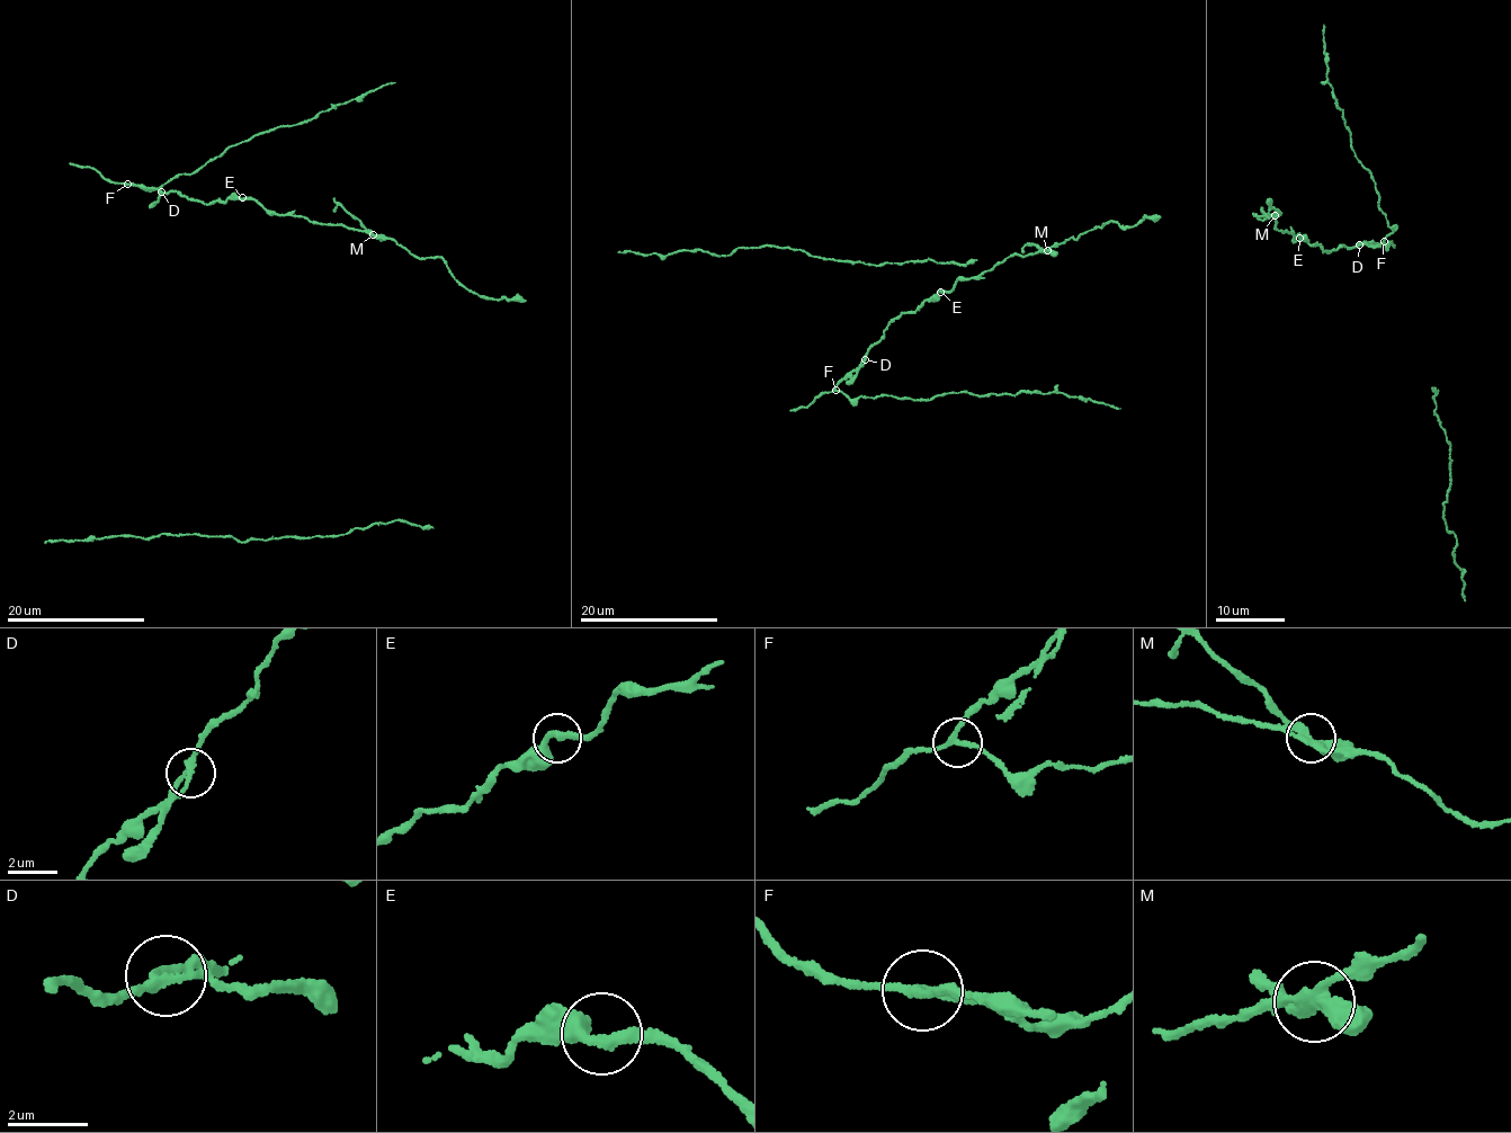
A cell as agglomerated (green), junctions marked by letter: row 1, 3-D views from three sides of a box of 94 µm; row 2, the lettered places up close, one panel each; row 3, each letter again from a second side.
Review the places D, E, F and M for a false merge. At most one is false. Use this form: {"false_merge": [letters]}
{"false_merge": ["M"]}

